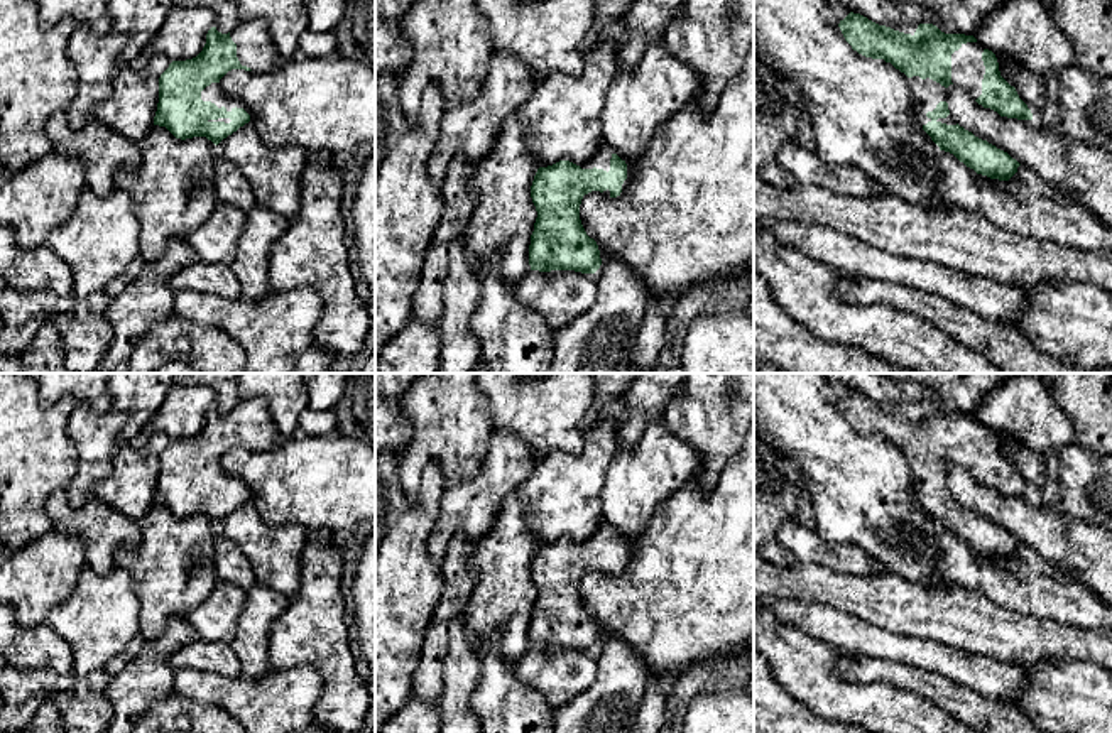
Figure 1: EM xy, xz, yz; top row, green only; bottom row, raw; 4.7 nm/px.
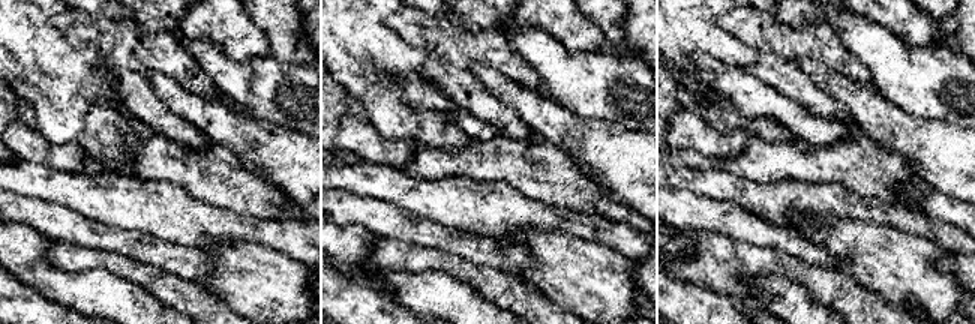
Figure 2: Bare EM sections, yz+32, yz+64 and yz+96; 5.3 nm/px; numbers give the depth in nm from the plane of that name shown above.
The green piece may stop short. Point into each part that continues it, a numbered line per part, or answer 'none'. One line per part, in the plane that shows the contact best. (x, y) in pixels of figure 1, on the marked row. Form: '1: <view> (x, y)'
1: xy (213, 93)

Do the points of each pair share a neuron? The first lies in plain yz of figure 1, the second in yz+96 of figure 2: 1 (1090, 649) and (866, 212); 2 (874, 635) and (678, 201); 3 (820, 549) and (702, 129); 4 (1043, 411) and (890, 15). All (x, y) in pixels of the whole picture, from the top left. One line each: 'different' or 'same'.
1: same
2: same
3: same
4: same

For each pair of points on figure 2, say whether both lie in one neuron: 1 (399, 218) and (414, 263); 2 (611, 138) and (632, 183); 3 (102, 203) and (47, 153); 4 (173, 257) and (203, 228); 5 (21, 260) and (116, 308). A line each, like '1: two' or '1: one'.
1: two
2: one
3: two
4: two
5: one

